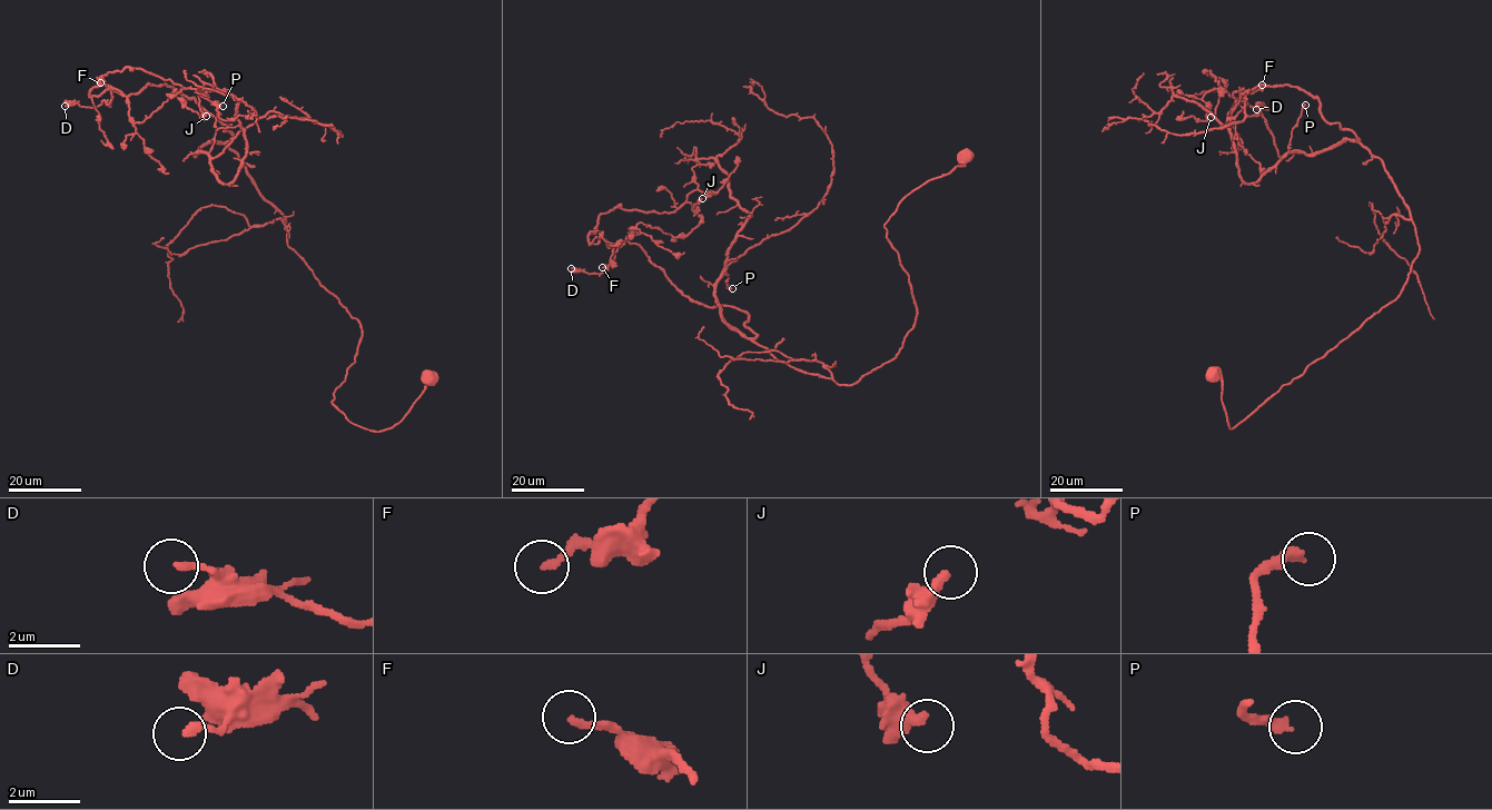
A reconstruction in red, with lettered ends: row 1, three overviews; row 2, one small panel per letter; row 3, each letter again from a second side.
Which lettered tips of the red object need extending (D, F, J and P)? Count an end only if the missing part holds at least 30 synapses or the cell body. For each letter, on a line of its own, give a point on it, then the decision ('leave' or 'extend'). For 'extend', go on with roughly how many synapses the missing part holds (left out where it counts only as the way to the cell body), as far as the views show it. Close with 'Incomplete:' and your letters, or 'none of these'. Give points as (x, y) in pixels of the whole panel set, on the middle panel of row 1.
D: at (571, 268); leave
F: at (602, 267); leave
J: at (702, 198); leave
P: at (732, 288); leave
Incomplete: none of these

